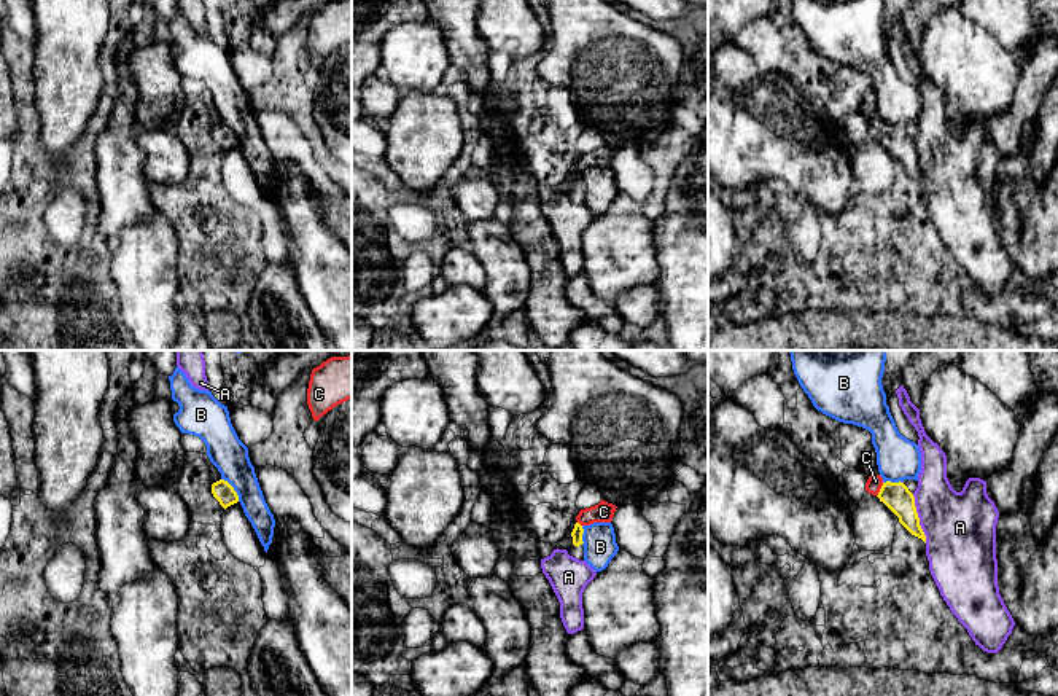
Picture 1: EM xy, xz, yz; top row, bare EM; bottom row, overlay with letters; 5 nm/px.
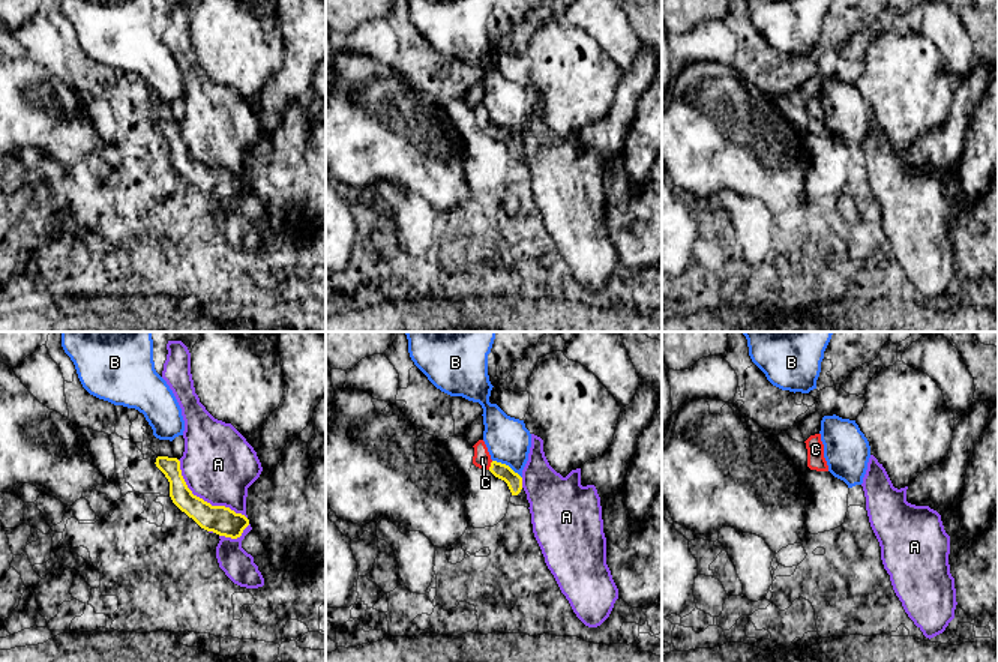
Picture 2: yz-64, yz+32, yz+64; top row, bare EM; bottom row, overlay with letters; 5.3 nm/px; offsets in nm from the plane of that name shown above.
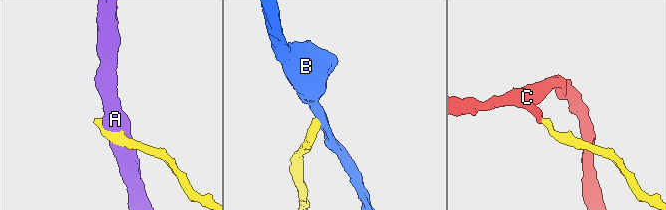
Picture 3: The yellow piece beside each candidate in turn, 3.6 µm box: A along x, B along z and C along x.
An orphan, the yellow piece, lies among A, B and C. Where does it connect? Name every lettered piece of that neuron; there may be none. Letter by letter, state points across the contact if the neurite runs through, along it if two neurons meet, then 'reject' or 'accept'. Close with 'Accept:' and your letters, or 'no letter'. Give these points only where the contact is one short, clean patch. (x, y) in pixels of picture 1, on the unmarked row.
A: reject
B: border along xy (221, 121), (233, 131), (239, 144); reject
C: runs through yz (896, 139), (880, 132), (875, 125); accept
Accept: C

